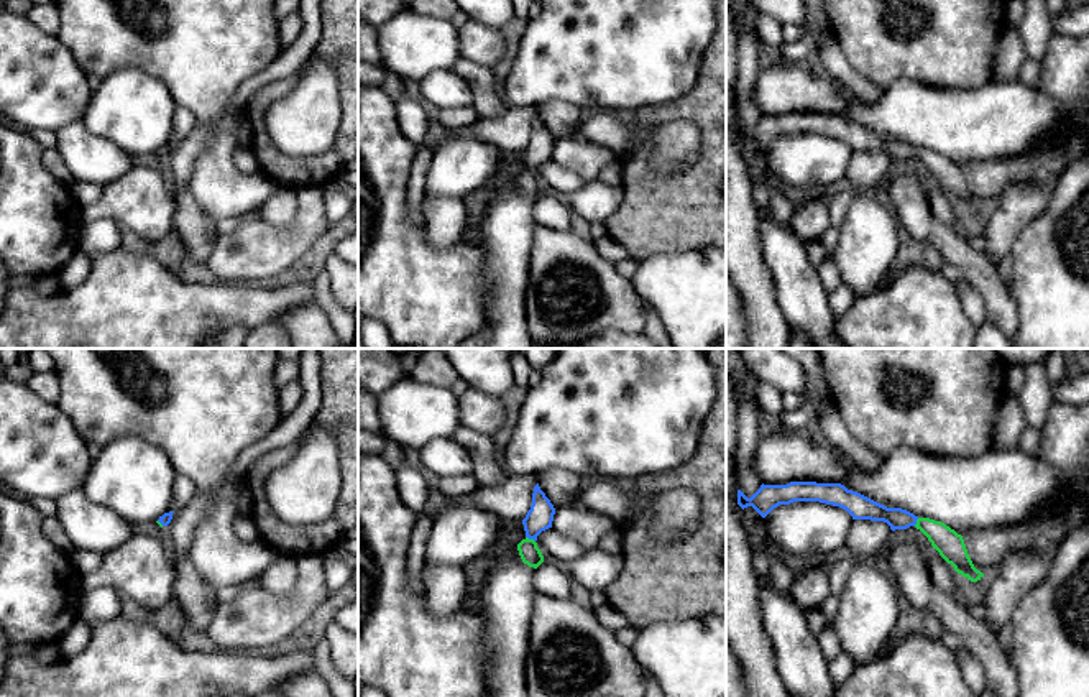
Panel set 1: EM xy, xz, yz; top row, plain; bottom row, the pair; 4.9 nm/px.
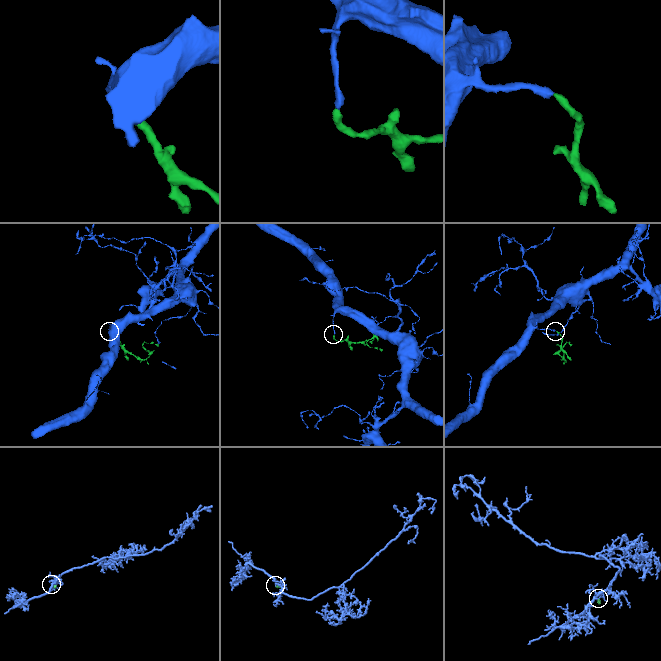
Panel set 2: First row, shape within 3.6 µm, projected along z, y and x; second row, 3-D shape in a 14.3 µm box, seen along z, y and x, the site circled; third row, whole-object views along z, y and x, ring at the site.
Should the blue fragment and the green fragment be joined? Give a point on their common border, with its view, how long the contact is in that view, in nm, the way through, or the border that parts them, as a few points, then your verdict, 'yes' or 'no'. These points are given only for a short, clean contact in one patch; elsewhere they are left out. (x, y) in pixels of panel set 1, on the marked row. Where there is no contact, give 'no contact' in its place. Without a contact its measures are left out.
meets blue in xz at (531, 538); contact 50 nm long; runs through xz (539, 518), (533, 526), (531, 538), (529, 553); yes

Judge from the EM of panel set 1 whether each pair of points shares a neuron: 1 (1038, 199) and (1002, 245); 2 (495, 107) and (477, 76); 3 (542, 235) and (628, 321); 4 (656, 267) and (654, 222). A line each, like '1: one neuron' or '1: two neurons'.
1: one neuron
2: one neuron
3: one neuron
4: two neurons

